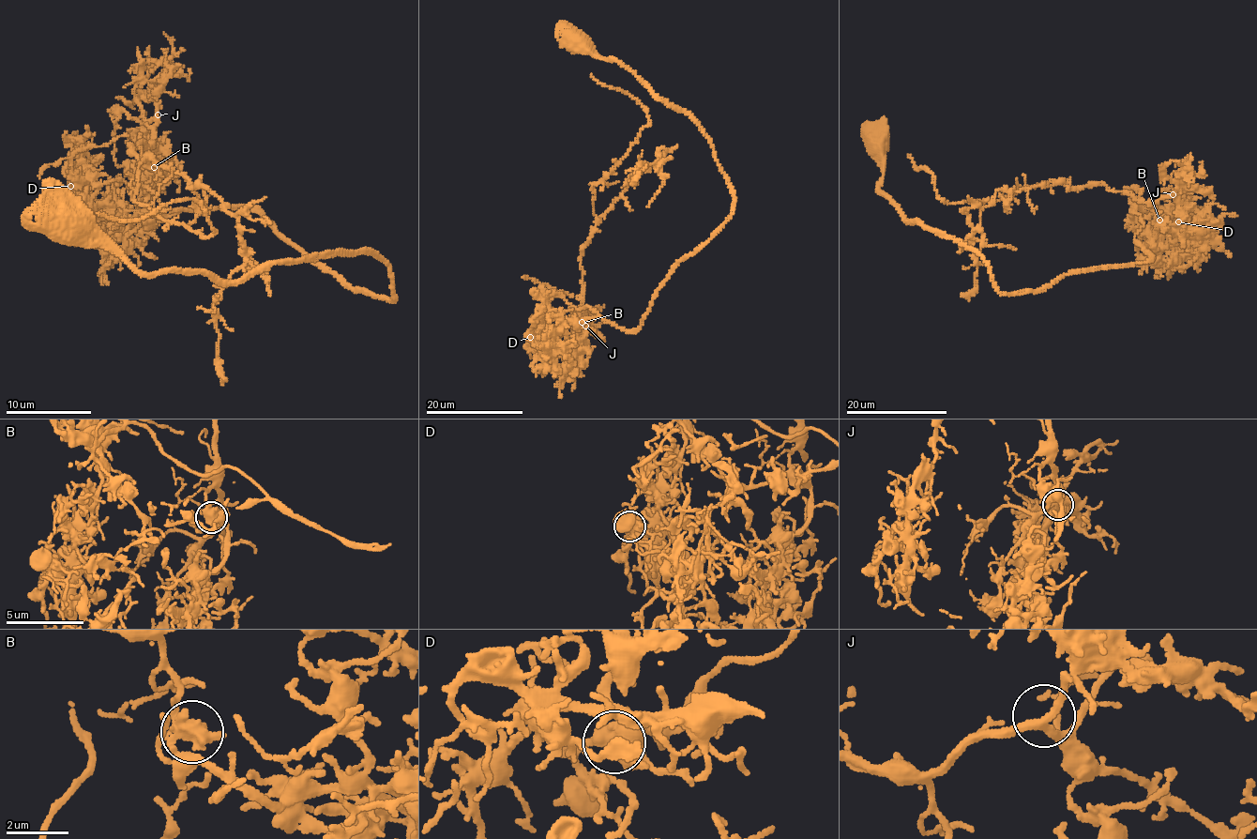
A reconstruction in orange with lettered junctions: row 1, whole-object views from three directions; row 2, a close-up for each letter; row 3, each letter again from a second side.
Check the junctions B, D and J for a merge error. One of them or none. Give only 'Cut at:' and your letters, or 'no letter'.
Cut at: B

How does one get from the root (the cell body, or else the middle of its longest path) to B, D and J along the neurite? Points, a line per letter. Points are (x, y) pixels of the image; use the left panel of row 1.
B: (68, 229), (227, 282), (360, 251), (393, 298), (249, 205), (121, 204), (117, 228), (143, 228), (154, 166)
D: (68, 229), (227, 282), (360, 251), (393, 297), (249, 205), (70, 186)
J: (68, 229), (227, 282), (360, 251), (393, 298), (249, 205), (121, 204), (117, 228), (143, 228), (158, 114)

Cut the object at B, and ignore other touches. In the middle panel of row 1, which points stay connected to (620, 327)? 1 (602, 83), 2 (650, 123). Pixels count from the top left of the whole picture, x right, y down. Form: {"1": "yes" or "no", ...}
{"1": "no", "2": "no"}

